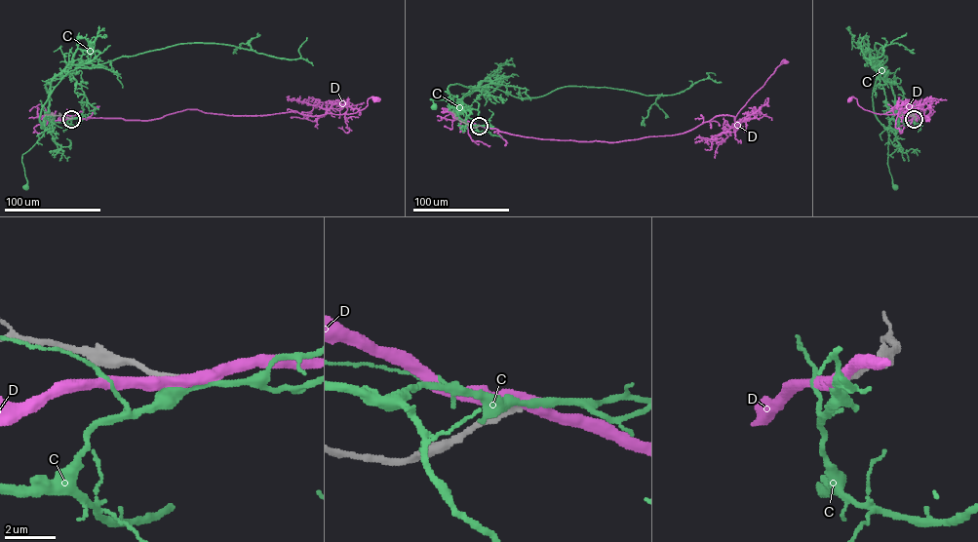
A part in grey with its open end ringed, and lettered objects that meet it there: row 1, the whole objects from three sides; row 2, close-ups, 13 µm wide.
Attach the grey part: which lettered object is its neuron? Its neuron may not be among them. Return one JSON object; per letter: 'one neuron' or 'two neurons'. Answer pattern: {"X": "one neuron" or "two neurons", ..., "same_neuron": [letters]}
{"C": "two neurons", "D": "two neurons", "same_neuron": []}

